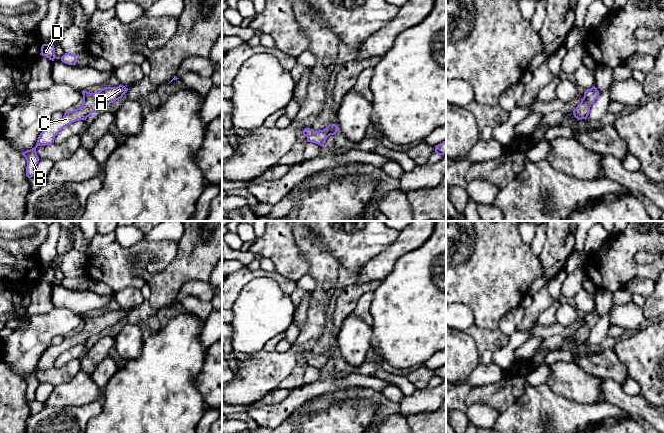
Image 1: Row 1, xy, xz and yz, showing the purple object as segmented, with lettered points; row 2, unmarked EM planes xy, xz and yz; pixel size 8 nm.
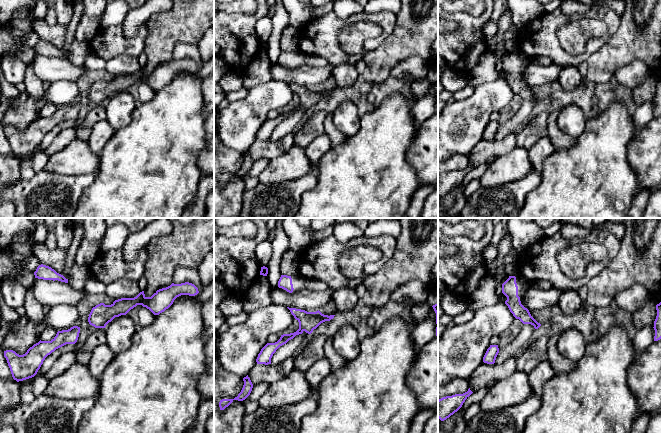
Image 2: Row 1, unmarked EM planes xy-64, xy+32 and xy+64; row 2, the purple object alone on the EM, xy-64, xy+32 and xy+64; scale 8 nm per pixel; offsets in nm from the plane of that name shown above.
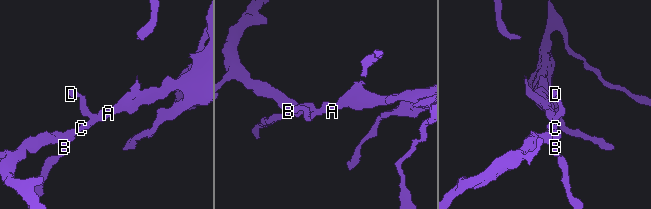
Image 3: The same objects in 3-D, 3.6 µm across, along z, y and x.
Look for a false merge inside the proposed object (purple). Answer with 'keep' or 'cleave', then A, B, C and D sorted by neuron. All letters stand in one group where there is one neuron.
keep | A B C D

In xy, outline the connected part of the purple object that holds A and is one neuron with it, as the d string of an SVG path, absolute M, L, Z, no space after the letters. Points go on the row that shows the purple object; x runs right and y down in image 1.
M123 85L117 87L105 87L96 93L89 93L85 90L83 94L83 104L81 107L64 113L60 121L50 121L40 133L36 146L21 154L27 160L26 176L31 178L35 176L36 165L39 157L36 152L38 146L50 145L54 143L55 136L66 126L78 120L86 120L92 113L95 113L103 106L119 100L127 93L128 88Z

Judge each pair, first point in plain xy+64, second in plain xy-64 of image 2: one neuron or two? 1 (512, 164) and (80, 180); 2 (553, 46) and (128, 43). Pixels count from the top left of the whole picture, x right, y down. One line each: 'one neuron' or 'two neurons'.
1: two neurons
2: one neuron

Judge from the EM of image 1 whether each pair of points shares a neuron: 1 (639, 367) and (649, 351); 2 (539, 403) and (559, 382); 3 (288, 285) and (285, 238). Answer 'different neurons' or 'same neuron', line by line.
1: same neuron
2: different neurons
3: different neurons

